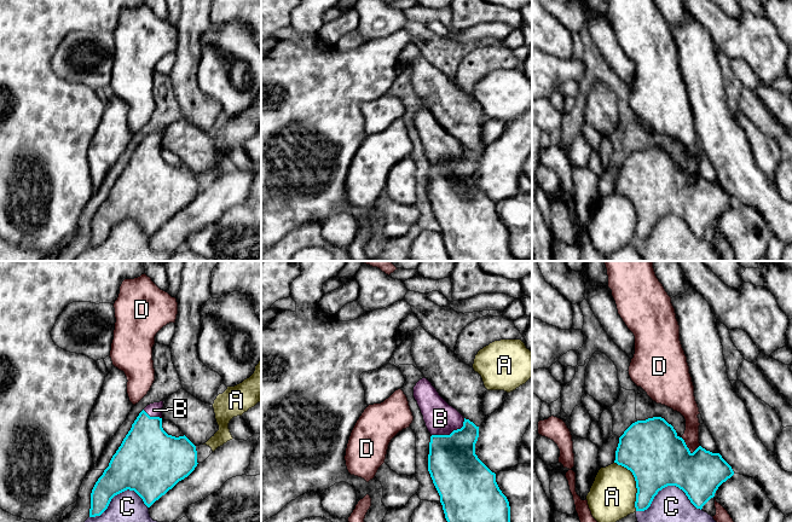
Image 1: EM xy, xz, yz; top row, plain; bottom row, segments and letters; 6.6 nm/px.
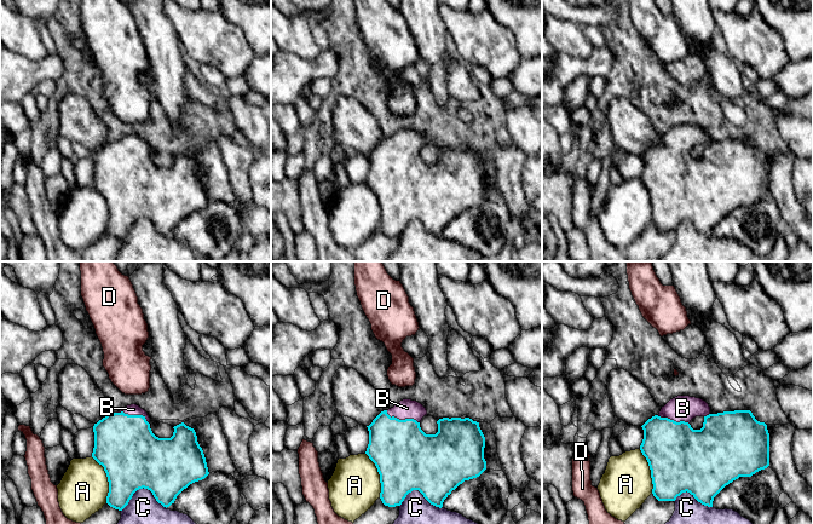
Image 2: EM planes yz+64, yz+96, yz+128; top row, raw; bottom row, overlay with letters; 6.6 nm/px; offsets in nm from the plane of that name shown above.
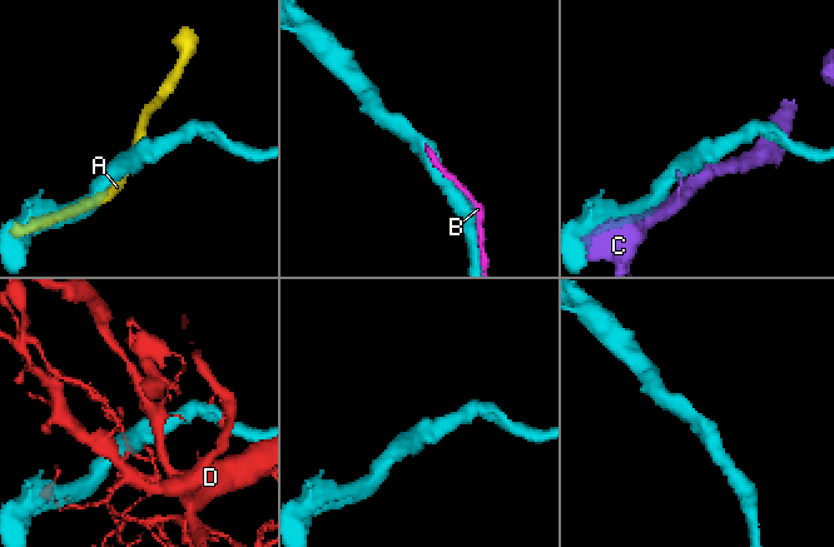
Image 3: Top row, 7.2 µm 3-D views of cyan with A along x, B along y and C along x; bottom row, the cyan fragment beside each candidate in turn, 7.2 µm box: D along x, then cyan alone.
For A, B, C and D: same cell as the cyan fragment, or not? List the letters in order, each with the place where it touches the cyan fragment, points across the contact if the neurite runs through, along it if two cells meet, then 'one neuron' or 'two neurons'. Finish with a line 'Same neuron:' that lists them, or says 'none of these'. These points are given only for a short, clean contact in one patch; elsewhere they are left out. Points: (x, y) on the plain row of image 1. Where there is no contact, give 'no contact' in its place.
A: contact yz (636, 213); two neurons
B: contact xz (451, 162); one neuron
C: contact yz (666, 215); two neurons
D: contact yz (688, 178); two neurons
Same neuron: B

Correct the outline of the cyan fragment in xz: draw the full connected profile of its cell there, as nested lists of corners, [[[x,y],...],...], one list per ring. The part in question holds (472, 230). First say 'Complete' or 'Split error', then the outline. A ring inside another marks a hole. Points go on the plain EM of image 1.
Split error. [[[424,106],[414,116],[414,127],[432,164],[428,201],[451,261],[522,261],[510,251],[509,231],[496,211],[496,203],[475,184],[479,156],[450,135]]]

